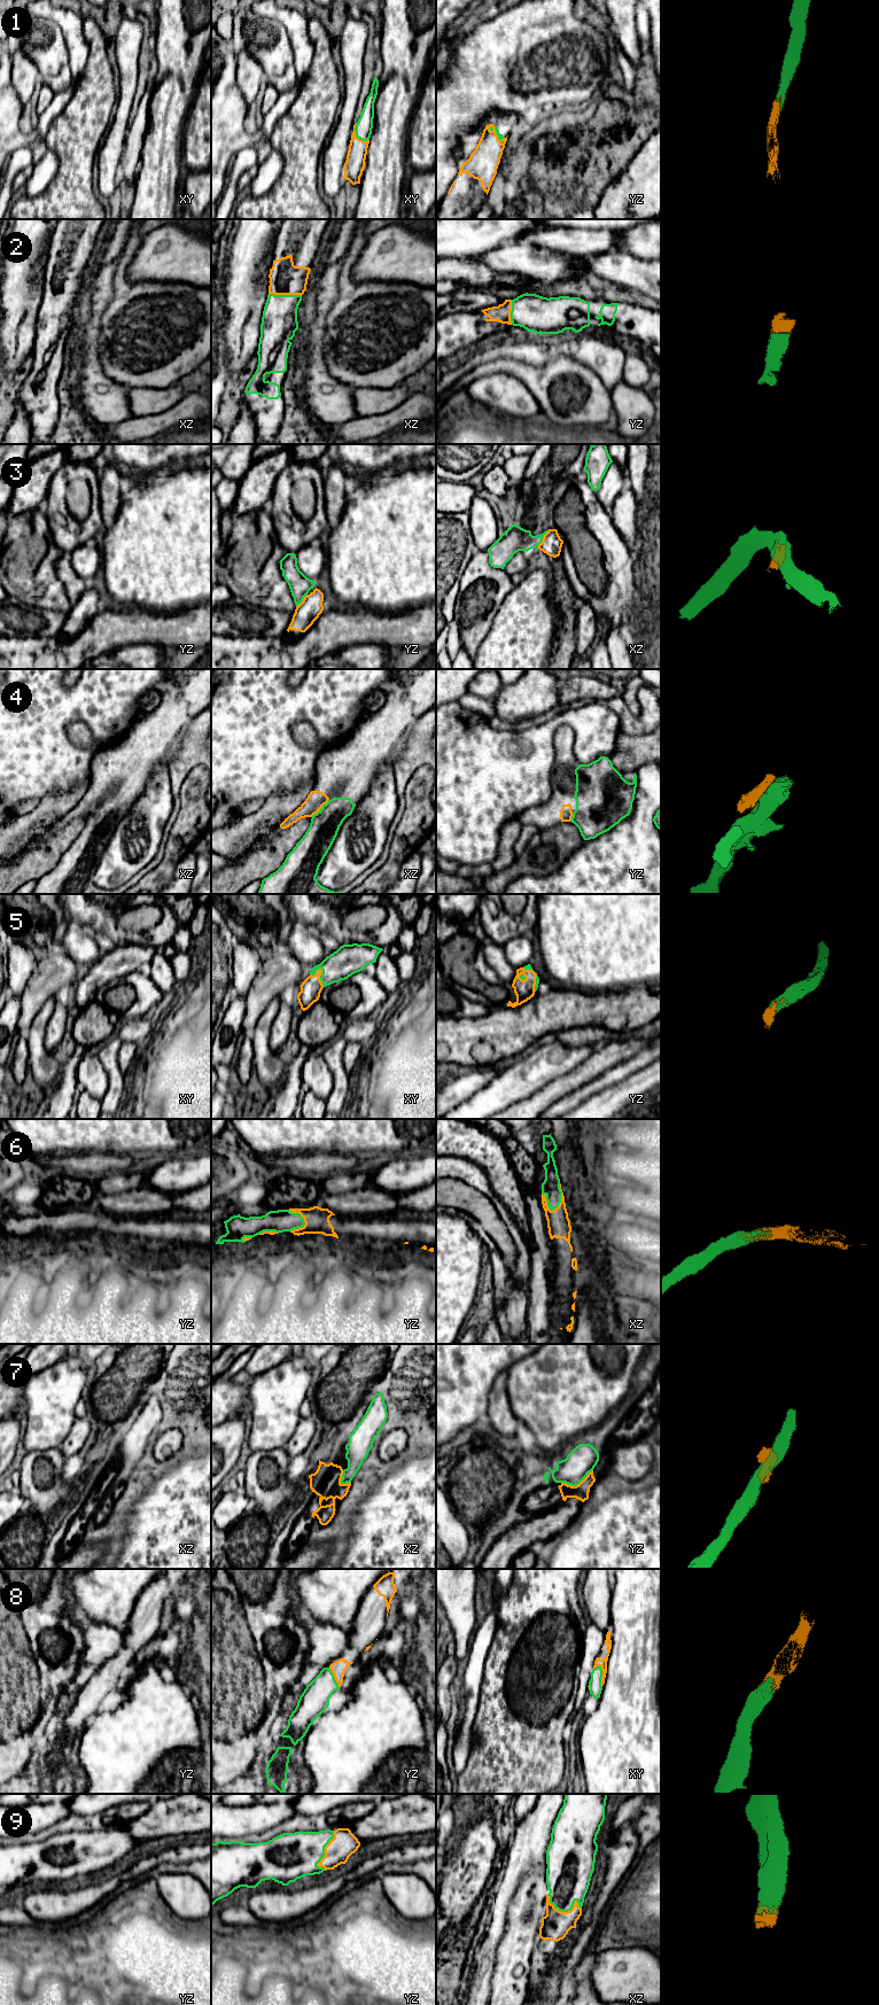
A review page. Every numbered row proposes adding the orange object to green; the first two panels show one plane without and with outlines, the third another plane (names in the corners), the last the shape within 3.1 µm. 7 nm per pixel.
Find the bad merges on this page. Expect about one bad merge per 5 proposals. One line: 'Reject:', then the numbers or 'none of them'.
Reject: 3, 7

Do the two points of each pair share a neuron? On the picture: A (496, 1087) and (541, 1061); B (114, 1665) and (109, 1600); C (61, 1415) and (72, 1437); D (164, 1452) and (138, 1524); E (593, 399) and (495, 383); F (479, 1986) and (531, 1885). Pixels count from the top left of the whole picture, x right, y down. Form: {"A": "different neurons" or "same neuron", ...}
{"A": "same neuron", "B": "different neurons", "C": "different neurons", "D": "different neurons", "E": "different neurons", "F": "different neurons"}

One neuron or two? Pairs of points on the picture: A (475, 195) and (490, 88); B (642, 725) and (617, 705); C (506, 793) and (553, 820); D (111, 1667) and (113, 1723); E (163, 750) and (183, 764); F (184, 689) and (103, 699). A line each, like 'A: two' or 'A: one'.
A: two
B: one
C: two
D: two
E: one
F: two

